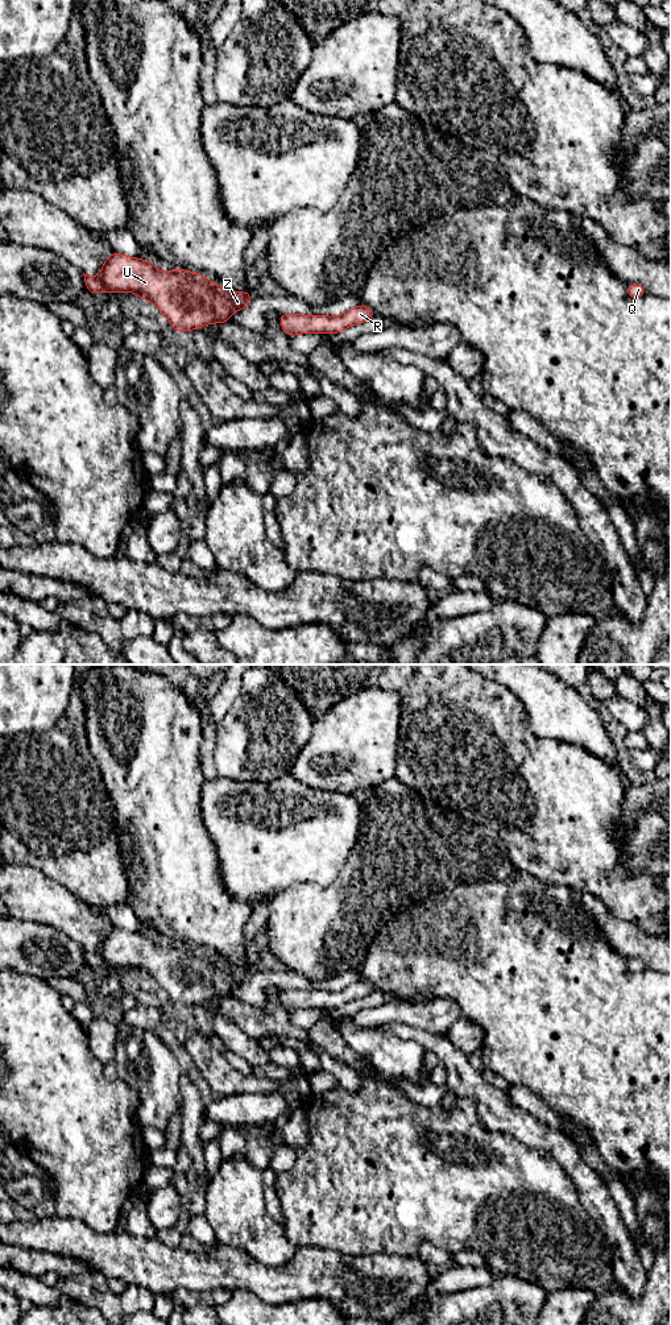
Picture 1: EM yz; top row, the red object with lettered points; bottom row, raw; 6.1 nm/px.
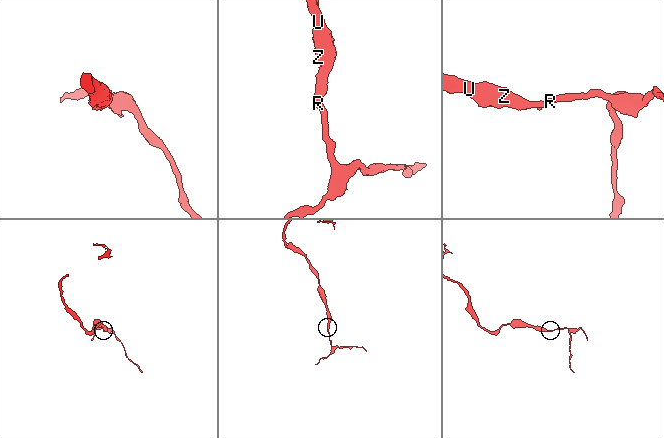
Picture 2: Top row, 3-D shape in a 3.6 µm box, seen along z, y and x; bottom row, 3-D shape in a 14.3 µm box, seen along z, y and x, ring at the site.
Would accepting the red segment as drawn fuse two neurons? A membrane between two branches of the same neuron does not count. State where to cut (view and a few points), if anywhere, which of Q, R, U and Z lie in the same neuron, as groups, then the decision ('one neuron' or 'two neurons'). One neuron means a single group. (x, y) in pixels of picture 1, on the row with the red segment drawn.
no cut; Q R U Z; one neuron

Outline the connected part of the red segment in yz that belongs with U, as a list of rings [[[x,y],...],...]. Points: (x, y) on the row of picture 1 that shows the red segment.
[[[113,252],[103,264],[100,276],[84,274],[86,287],[90,293],[134,293],[141,299],[148,299],[163,314],[174,332],[202,328],[210,323],[228,322],[236,310],[247,310],[252,294],[249,291],[233,293],[225,286],[216,286],[200,273],[185,269],[175,272],[157,270],[152,261],[129,257]]]

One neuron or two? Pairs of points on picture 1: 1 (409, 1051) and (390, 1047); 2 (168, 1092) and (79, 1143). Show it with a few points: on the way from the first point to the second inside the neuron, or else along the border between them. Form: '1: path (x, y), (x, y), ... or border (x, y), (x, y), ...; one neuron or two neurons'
1: path (405, 1051), (394, 1051); one neuron
2: border (123, 1081), (137, 1096), (137, 1112); two neurons

